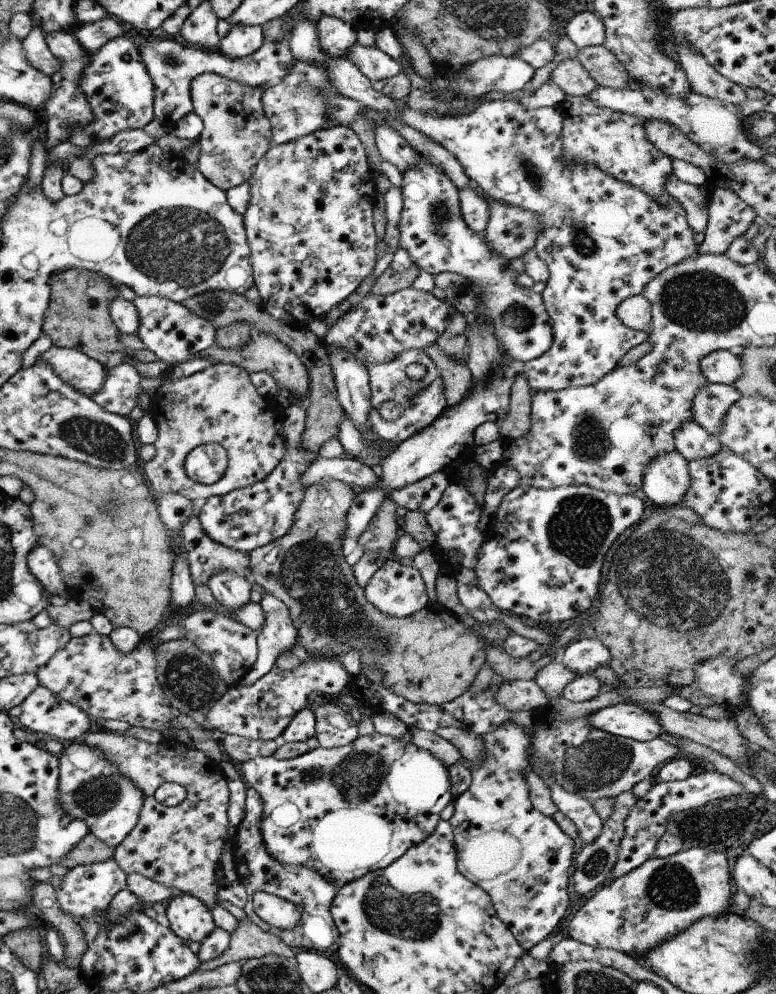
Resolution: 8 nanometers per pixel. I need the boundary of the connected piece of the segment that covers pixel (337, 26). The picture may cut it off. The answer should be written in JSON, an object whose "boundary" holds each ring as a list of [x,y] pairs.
{"boundary":[[[322,16],[316,25],[318,29],[319,45],[325,52],[325,56],[328,59],[347,59],[351,46],[357,43],[357,31],[355,28],[343,20],[327,16]]]}

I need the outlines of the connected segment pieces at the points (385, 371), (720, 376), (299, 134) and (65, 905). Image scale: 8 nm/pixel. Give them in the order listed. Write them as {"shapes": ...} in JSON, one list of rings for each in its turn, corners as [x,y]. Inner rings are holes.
{"shapes":[[[[412,349],[400,353],[393,361],[368,367],[368,385],[371,388],[371,408],[379,410],[384,402],[397,402],[405,408],[409,401],[425,387],[440,377],[434,361],[424,349]],[[418,363],[426,368],[425,376],[419,381],[405,377],[408,364]]],[[[717,350],[701,358],[700,370],[710,383],[733,385],[743,375],[743,362],[736,351]]],[[[294,59],[292,70],[277,84],[268,87],[261,103],[272,125],[271,146],[308,136],[325,125],[330,125],[327,103],[339,94],[338,89],[327,80],[326,69],[318,63]]],[[[113,858],[93,865],[78,865],[61,877],[60,886],[55,888],[57,900],[64,913],[72,914],[74,918],[92,919],[106,911],[114,896],[126,889],[127,876]]]]}

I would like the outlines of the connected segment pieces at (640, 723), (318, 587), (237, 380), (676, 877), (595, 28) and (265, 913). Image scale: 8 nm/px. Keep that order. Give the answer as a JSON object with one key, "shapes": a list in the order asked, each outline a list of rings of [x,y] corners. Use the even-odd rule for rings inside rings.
{"shapes":[[[[620,703],[600,709],[589,716],[591,727],[634,741],[651,741],[665,733],[657,714],[635,703]]],[[[338,479],[308,485],[292,528],[274,543],[249,553],[255,587],[273,594],[288,607],[298,631],[295,646],[302,646],[310,656],[342,657],[350,650],[358,650],[361,666],[378,669],[382,673],[381,685],[399,697],[423,706],[454,700],[469,690],[476,674],[484,666],[487,645],[497,645],[503,650],[503,642],[512,631],[499,621],[480,623],[475,631],[471,631],[454,613],[439,604],[425,606],[406,618],[398,618],[379,611],[368,602],[365,589],[354,576],[353,566],[348,565],[342,556],[345,520],[355,495],[353,487]]],[[[214,362],[193,375],[176,380],[167,379],[152,397],[152,415],[158,427],[158,438],[154,443],[156,457],[140,466],[155,497],[166,493],[178,493],[191,501],[201,503],[211,496],[222,496],[264,480],[285,455],[285,411],[279,409],[276,398],[260,396],[252,384],[249,372],[234,363]],[[216,442],[225,448],[228,455],[225,473],[218,482],[211,485],[194,482],[185,471],[187,454],[197,446]]],[[[706,846],[684,848],[666,858],[652,856],[628,874],[618,877],[611,884],[604,884],[601,890],[598,888],[568,924],[569,935],[594,948],[614,949],[631,957],[643,957],[646,952],[684,932],[696,921],[732,910],[735,889],[731,875],[726,856]]],[[[580,12],[567,23],[566,34],[579,49],[602,45],[605,41],[605,24],[595,12]]],[[[256,891],[253,894],[253,909],[260,919],[271,927],[287,931],[299,925],[303,908],[279,896]]]]}

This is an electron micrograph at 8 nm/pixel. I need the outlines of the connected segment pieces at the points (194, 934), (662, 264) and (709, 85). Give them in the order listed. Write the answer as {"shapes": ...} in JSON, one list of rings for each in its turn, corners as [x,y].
{"shapes":[[[[183,893],[170,898],[166,908],[170,930],[190,942],[201,943],[216,928],[211,910],[191,894]]],[[[510,98],[508,100],[492,100],[484,101],[478,105],[471,113],[454,117],[444,115],[437,117],[432,113],[421,113],[408,107],[400,107],[399,122],[407,124],[412,128],[418,129],[424,135],[434,139],[438,144],[441,144],[448,152],[451,152],[464,167],[465,173],[471,178],[472,182],[477,185],[477,188],[483,193],[493,196],[496,200],[503,203],[525,208],[529,211],[534,211],[539,219],[542,219],[541,225],[543,228],[538,233],[533,249],[536,254],[548,265],[549,276],[545,284],[545,288],[541,293],[546,310],[551,318],[553,328],[553,343],[552,346],[538,358],[529,360],[520,366],[520,372],[526,377],[530,385],[532,394],[536,391],[559,391],[567,388],[585,387],[598,382],[603,376],[611,373],[617,366],[621,358],[634,346],[638,346],[641,342],[648,340],[647,332],[640,332],[628,328],[617,316],[616,309],[618,305],[627,298],[642,294],[645,286],[654,280],[666,268],[680,264],[684,259],[690,258],[697,253],[698,245],[694,239],[695,232],[690,228],[685,217],[685,210],[680,203],[676,202],[673,205],[663,207],[656,201],[653,201],[645,192],[633,186],[627,185],[622,181],[616,180],[614,177],[603,173],[595,166],[583,163],[580,165],[568,165],[565,159],[561,156],[561,128],[563,116],[558,108],[554,107],[538,107],[535,109],[524,108],[518,99]]],[[[686,43],[677,48],[680,66],[686,73],[690,88],[696,94],[706,95],[732,104],[747,99],[746,91],[739,84],[722,76],[705,58]]]]}

